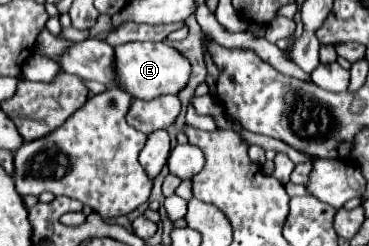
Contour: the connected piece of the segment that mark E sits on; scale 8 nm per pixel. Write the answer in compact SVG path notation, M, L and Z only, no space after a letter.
M124 43L114 47L114 75L118 87L134 99L154 99L184 89L190 79L190 63L166 43Z

